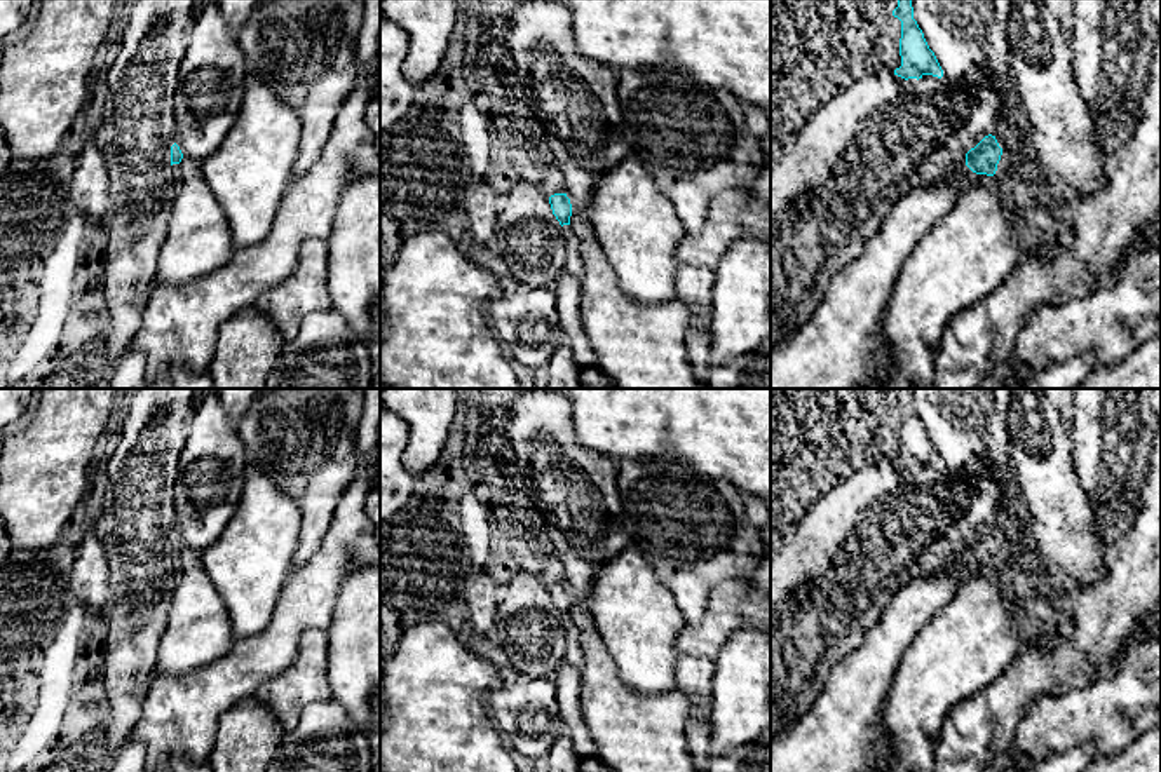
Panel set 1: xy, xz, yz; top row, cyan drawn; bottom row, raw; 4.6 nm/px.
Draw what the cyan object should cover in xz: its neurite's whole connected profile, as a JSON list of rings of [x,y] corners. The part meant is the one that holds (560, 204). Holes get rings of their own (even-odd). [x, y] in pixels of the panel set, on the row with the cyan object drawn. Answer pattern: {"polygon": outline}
{"polygon": [[[554,193],[549,197],[549,204],[553,214],[563,227],[563,239],[567,251],[565,272],[580,277],[584,274],[584,261],[580,256],[580,240],[574,232],[574,228],[570,227],[570,216],[572,216],[570,199],[567,197],[567,193]]]}

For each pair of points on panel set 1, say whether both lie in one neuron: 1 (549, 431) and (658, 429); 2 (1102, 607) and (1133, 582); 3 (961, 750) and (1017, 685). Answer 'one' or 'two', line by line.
1: two
2: one
3: one

